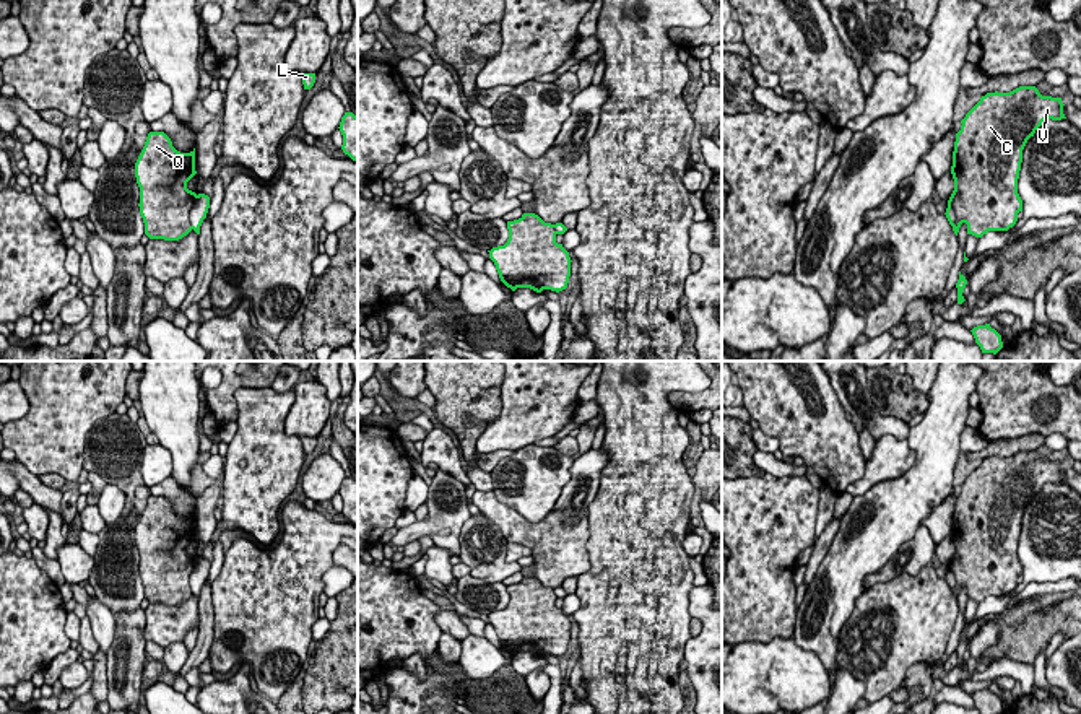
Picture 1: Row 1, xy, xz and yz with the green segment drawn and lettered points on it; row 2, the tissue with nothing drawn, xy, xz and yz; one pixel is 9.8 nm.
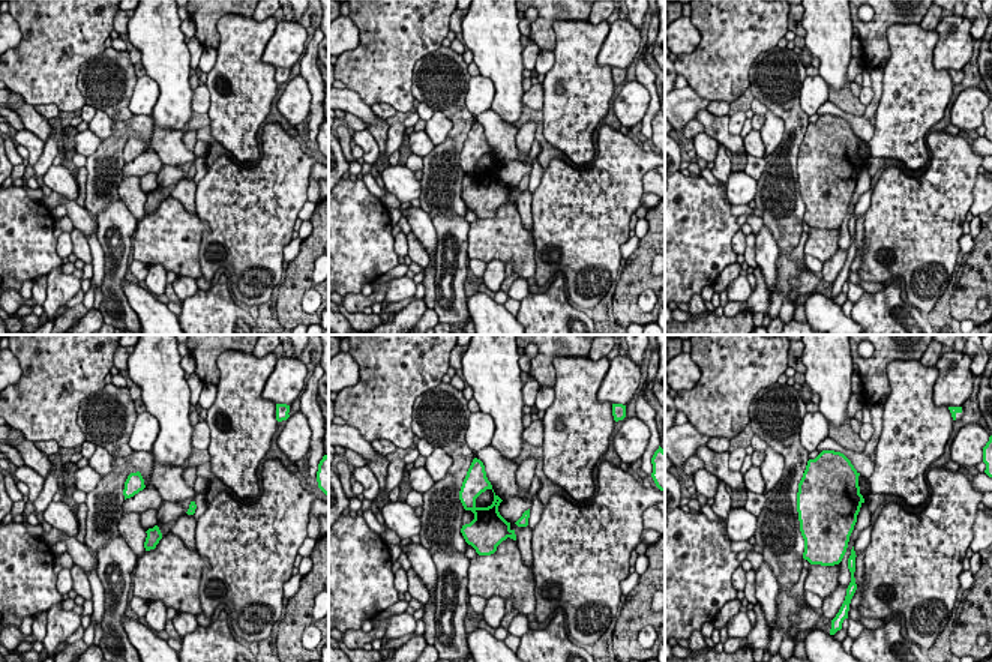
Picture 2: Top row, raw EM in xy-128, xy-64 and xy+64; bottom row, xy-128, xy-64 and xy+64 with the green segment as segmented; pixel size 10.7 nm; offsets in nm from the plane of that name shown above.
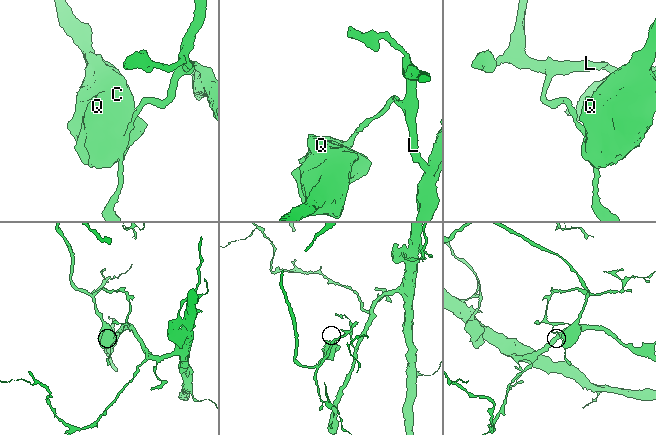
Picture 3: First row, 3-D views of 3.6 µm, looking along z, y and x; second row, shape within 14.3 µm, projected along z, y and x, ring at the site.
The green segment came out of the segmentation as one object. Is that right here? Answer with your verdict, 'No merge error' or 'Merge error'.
Merge error

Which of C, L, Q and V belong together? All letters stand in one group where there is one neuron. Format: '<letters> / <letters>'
C Q V / L

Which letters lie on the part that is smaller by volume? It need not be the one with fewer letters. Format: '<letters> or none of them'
C, Q, V

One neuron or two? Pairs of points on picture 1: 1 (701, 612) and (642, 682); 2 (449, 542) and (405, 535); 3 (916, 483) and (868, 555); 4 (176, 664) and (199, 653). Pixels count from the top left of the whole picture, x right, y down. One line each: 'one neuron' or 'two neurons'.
1: two neurons
2: one neuron
3: one neuron
4: two neurons

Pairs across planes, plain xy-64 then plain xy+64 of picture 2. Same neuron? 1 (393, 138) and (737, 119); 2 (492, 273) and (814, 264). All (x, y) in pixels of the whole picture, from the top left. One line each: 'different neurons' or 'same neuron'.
1: same neuron
2: different neurons

